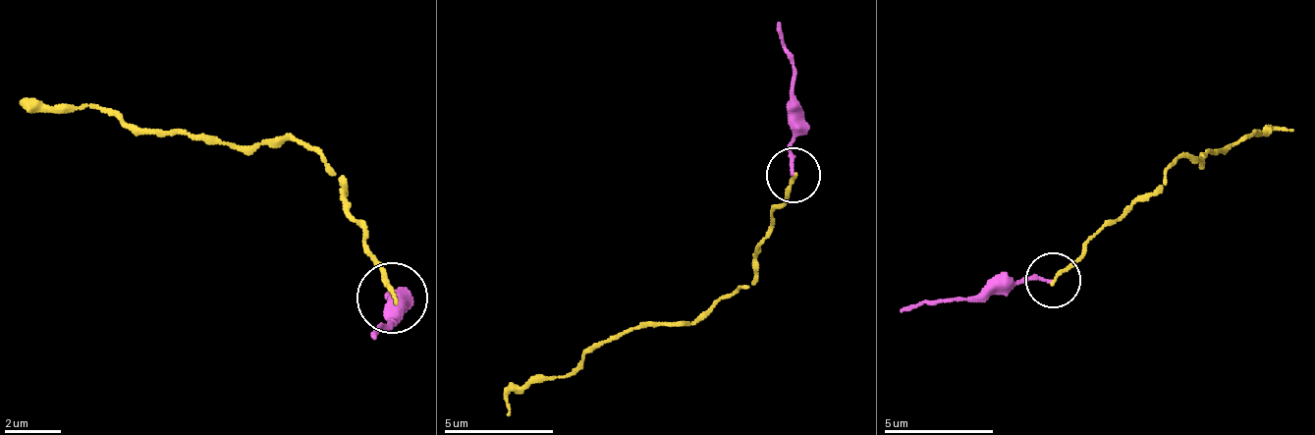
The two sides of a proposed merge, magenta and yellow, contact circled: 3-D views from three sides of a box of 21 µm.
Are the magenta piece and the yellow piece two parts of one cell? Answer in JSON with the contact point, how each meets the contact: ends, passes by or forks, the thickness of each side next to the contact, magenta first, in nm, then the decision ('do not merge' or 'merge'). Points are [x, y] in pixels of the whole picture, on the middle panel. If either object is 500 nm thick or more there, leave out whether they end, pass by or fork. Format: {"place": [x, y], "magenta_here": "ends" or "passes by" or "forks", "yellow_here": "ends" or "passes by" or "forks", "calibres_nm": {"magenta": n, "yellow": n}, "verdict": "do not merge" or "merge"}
{"place": [793, 175], "magenta_here": "ends", "yellow_here": "ends", "calibres_nm": {"magenta": 170, "yellow": 160}, "verdict": "do not merge"}

